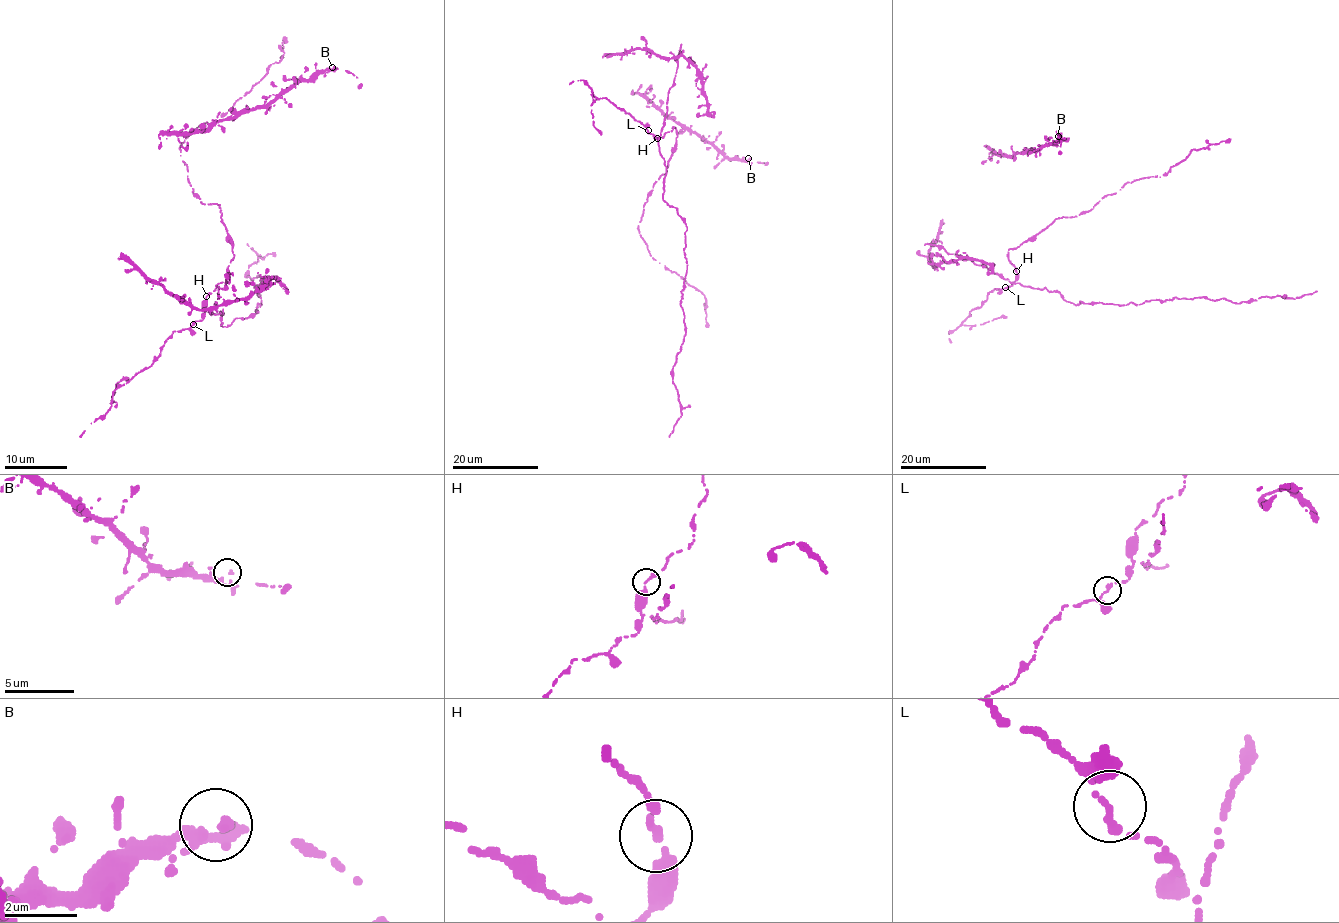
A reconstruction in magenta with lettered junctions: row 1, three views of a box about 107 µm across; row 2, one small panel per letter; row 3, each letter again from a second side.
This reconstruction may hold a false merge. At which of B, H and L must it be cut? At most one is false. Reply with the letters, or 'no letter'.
no letter

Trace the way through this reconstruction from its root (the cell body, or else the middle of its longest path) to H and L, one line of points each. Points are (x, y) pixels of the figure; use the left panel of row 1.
H: (205, 312), (207, 296)
L: (205, 312), (202, 320), (193, 324)

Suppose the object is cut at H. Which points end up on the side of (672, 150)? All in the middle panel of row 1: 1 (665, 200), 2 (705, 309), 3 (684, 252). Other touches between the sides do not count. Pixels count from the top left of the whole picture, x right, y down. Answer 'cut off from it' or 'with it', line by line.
1: cut off from it
2: with it
3: cut off from it

